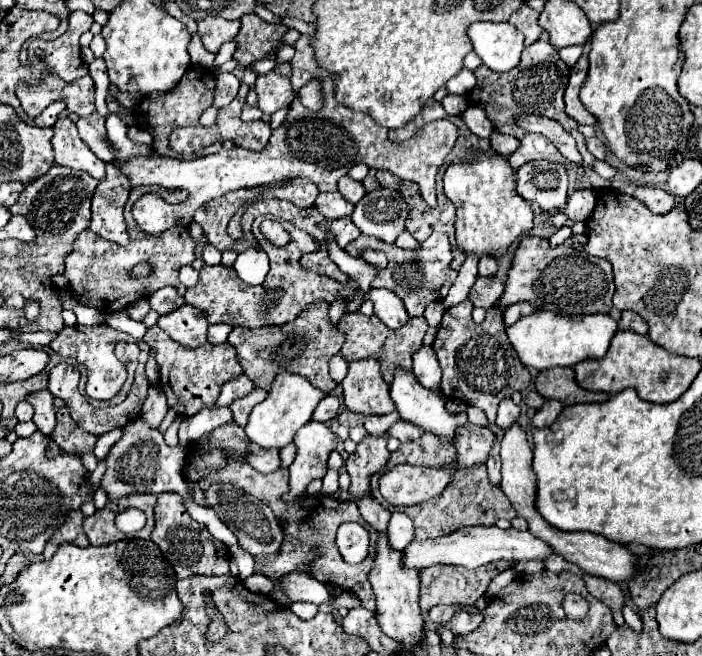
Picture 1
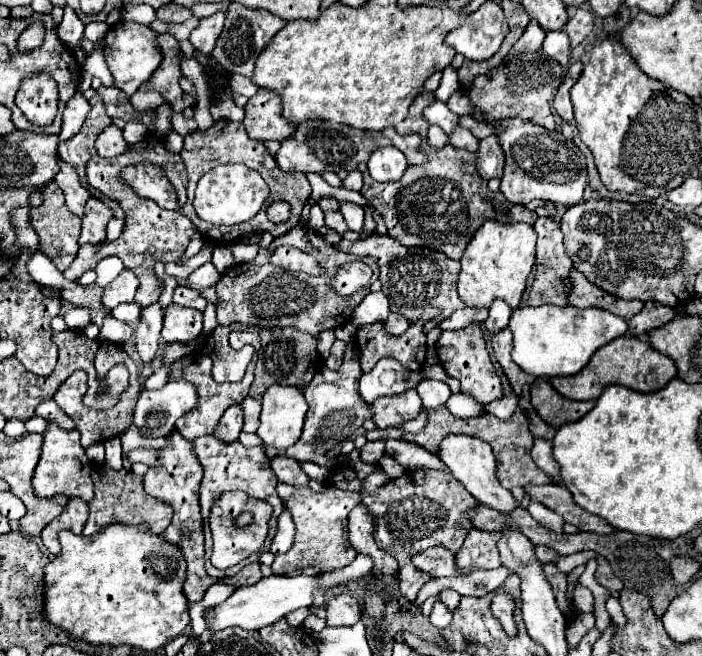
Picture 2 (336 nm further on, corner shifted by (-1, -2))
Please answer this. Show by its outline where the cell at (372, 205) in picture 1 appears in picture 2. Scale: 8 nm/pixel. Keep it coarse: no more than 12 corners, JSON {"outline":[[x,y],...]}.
{"outline":[[349,201],[339,203],[353,231],[361,231],[365,211]]}

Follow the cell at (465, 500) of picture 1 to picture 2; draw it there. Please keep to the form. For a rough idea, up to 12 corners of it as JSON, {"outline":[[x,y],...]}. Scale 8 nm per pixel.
{"outline":[[411,469],[361,505],[397,557],[401,595],[429,573],[411,557],[459,551],[477,499],[449,473]]}

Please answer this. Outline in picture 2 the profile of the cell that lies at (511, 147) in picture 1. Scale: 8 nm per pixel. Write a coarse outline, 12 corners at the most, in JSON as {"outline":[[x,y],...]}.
{"outline":[[455,127],[449,143],[455,149],[477,151],[477,137]]}

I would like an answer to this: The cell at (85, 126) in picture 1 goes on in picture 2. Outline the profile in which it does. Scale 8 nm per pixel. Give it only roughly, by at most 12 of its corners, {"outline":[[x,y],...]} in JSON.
{"outline":[[115,125],[97,137],[101,157],[117,157],[129,149]]}

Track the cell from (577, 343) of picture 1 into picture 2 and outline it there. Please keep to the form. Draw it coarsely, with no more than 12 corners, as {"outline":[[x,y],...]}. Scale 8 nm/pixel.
{"outline":[[519,307],[513,361],[575,375],[627,333],[605,309]]}

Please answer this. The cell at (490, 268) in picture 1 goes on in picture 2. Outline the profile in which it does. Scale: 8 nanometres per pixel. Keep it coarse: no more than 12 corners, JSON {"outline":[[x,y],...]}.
{"outline":[[501,299],[493,301],[489,319],[489,333],[499,333],[509,323],[511,309]]}

